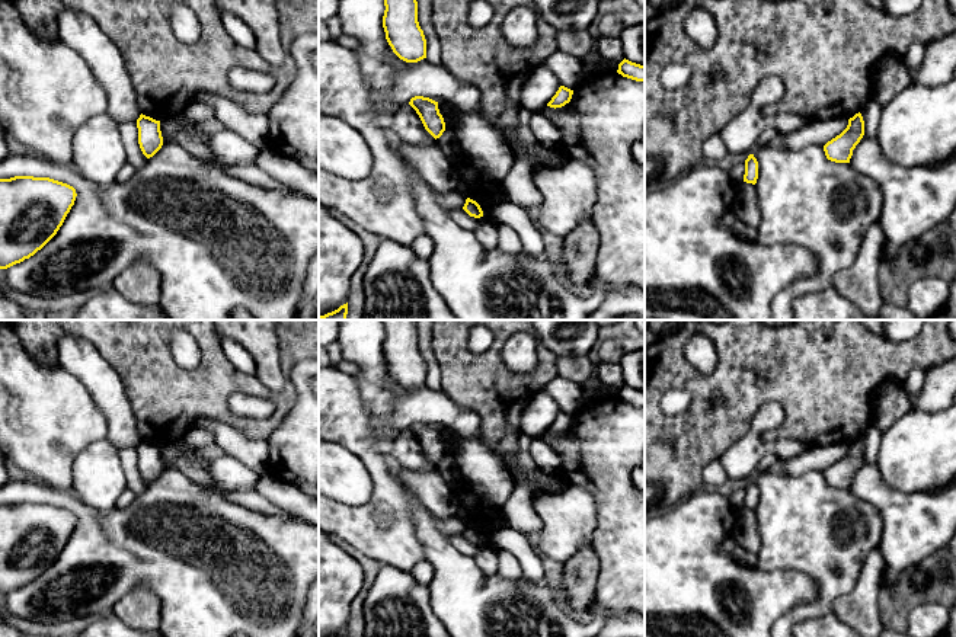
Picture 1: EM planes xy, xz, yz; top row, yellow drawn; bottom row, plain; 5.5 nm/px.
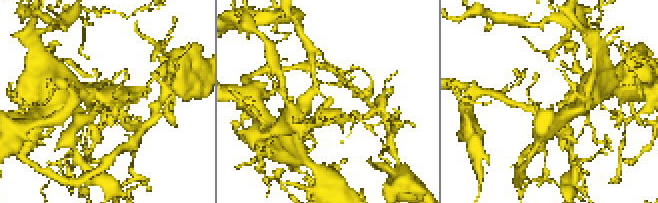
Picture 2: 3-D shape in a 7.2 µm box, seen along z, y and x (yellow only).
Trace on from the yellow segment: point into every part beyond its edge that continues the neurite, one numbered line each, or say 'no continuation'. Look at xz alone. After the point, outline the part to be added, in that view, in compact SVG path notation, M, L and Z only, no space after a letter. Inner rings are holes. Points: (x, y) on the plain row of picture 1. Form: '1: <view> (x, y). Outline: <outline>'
no continuation

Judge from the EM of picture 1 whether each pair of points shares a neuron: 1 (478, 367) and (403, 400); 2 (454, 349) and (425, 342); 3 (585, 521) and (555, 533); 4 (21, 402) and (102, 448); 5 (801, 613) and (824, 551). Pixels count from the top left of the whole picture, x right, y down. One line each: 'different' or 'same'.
1: different
2: different
3: same
4: different
5: same

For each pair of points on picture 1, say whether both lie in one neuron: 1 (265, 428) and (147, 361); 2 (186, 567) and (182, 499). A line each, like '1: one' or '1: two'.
1: one
2: one

